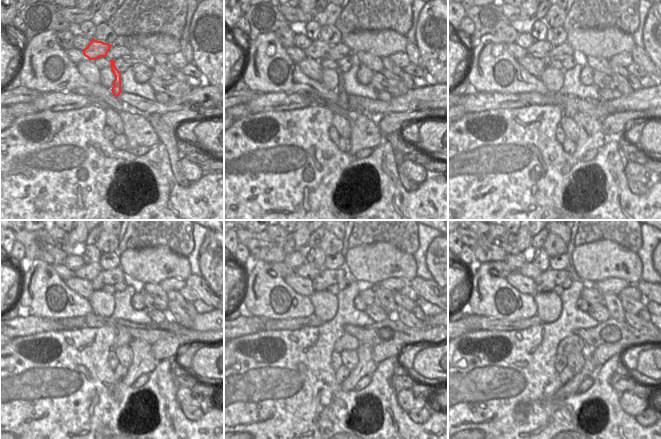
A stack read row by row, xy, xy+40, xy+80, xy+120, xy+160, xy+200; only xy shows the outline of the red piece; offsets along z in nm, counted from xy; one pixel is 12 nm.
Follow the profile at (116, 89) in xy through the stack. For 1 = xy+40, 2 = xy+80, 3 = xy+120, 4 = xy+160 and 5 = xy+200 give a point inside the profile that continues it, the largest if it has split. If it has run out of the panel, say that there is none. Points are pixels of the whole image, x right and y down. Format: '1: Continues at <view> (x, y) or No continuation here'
1: Continues at xy+40 (342, 97)
2: Continues at xy+80 (564, 101)
3: Continues at xy+120 (123, 337)
4: Continues at xy+160 (347, 342)
5: Continues at xy+200 (572, 344)

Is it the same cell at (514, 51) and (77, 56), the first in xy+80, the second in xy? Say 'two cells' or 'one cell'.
one cell

